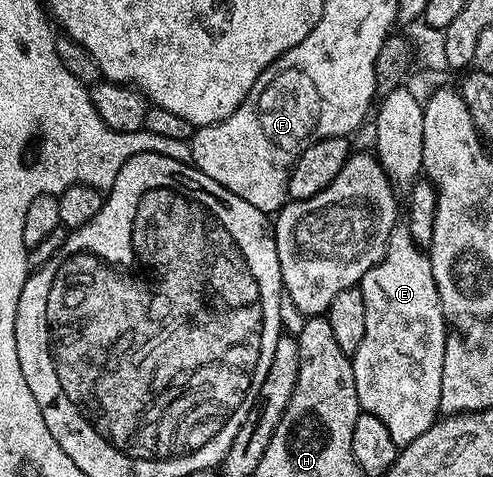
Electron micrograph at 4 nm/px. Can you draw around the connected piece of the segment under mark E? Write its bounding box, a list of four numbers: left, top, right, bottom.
[351,227,447,446]

